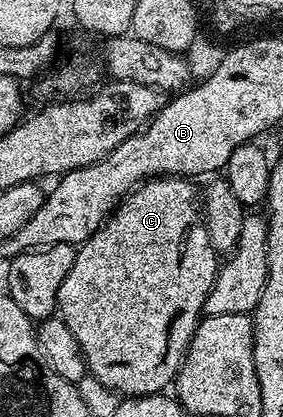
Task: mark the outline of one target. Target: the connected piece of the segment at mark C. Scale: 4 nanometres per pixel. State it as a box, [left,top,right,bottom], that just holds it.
[58,177,217,397]

